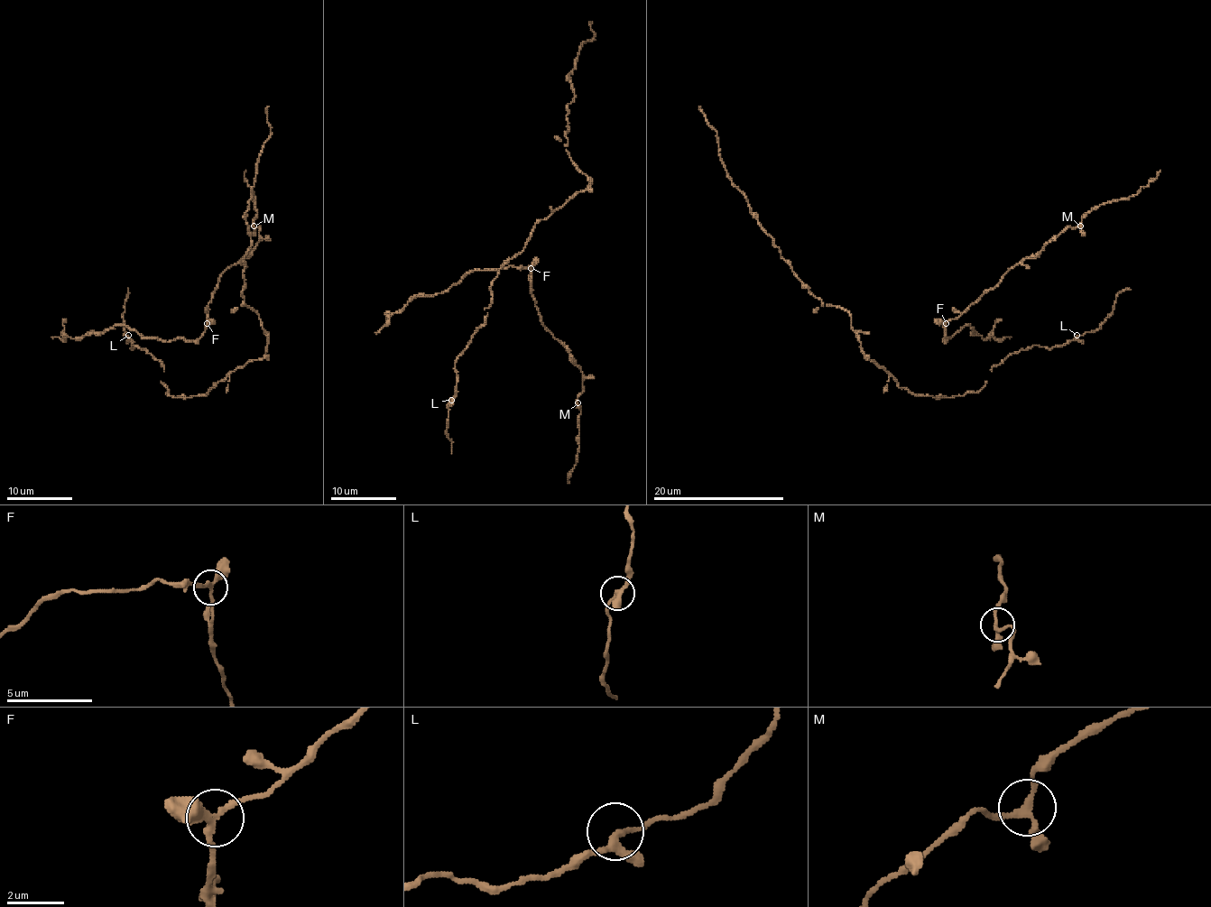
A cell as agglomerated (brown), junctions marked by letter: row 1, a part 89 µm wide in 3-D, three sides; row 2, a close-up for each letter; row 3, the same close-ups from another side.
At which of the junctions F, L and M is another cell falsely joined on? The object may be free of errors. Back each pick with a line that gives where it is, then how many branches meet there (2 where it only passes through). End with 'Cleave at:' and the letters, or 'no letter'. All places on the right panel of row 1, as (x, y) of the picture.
Cleave at: no letter

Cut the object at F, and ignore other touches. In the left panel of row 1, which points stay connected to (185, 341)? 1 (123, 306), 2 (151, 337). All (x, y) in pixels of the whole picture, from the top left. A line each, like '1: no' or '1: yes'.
1: no
2: yes

